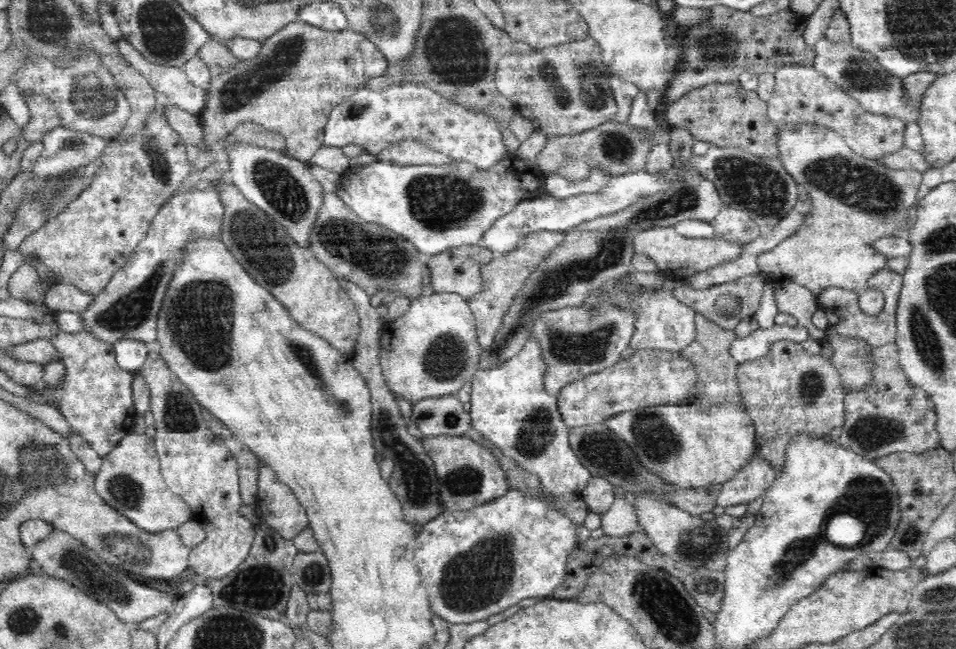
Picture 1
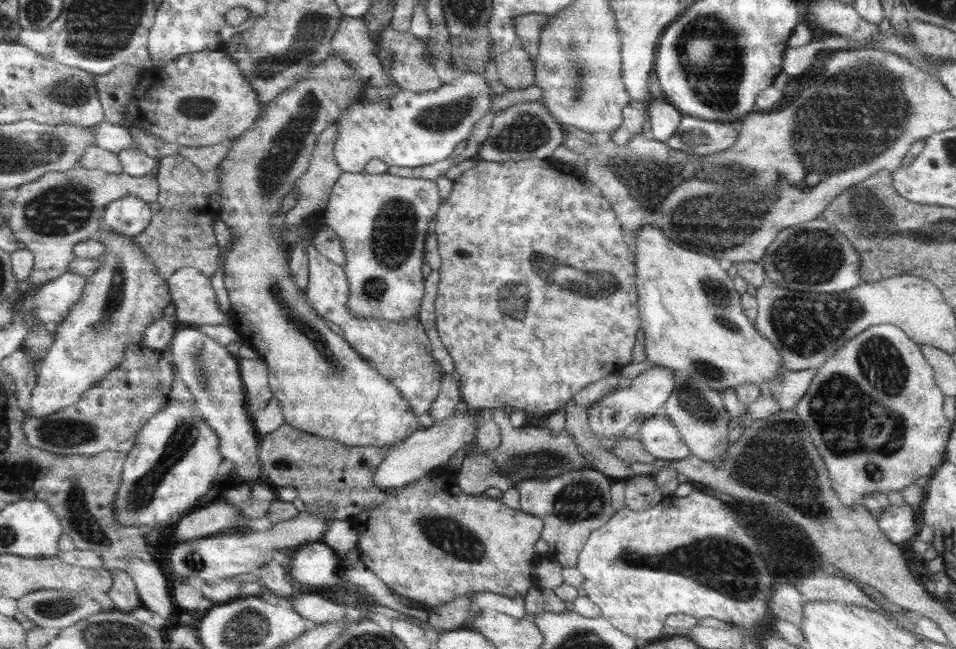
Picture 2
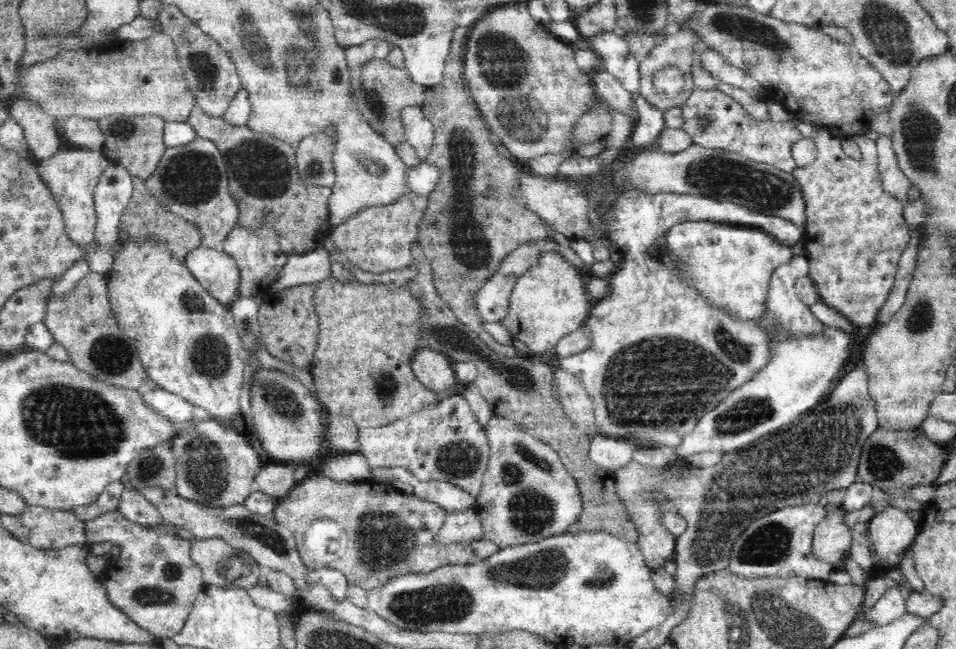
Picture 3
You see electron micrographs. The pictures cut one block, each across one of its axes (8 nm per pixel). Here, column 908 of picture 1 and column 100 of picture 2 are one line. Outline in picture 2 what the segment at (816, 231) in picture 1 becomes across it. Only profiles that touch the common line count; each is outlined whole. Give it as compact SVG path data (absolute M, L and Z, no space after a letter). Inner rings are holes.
M75 166L65 172L49 172L33 183L21 184L12 191L8 226L13 236L32 252L34 267L28 276L26 293L69 271L70 261L76 258L74 246L94 237L99 231L100 219L110 202L133 196L146 203L157 202L159 186L152 175L130 176L102 169Z

